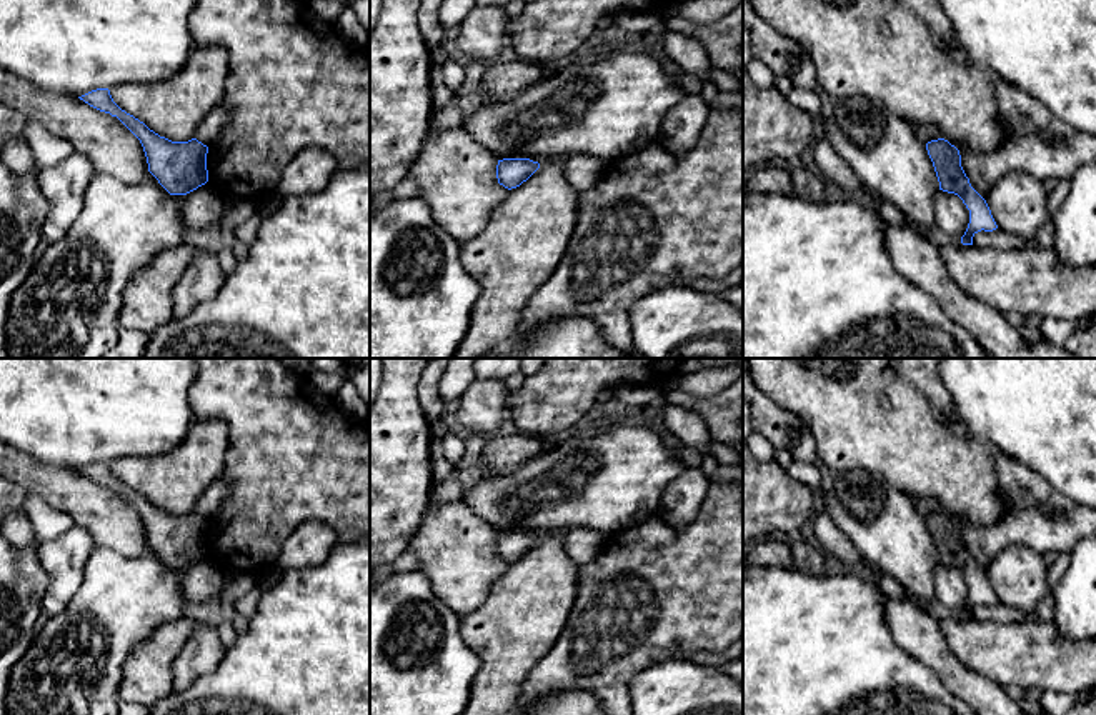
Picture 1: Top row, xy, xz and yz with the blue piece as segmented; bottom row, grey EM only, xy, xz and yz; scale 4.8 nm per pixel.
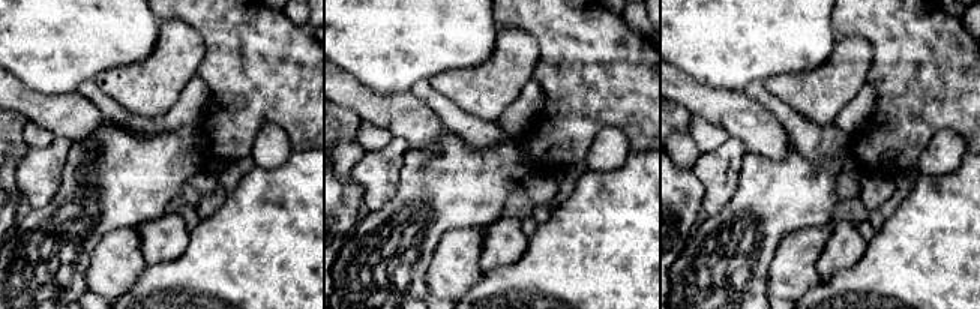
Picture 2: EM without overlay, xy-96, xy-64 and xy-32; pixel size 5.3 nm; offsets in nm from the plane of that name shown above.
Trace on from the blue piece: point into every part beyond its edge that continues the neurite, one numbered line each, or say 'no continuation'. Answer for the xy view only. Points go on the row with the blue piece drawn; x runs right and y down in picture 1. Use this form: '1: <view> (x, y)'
no continuation

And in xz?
no continuation

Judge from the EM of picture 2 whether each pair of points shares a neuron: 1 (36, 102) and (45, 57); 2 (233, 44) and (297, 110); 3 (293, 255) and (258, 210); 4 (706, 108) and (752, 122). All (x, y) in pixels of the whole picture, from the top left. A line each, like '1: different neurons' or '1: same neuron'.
1: different neurons
2: same neuron
3: same neuron
4: same neuron

